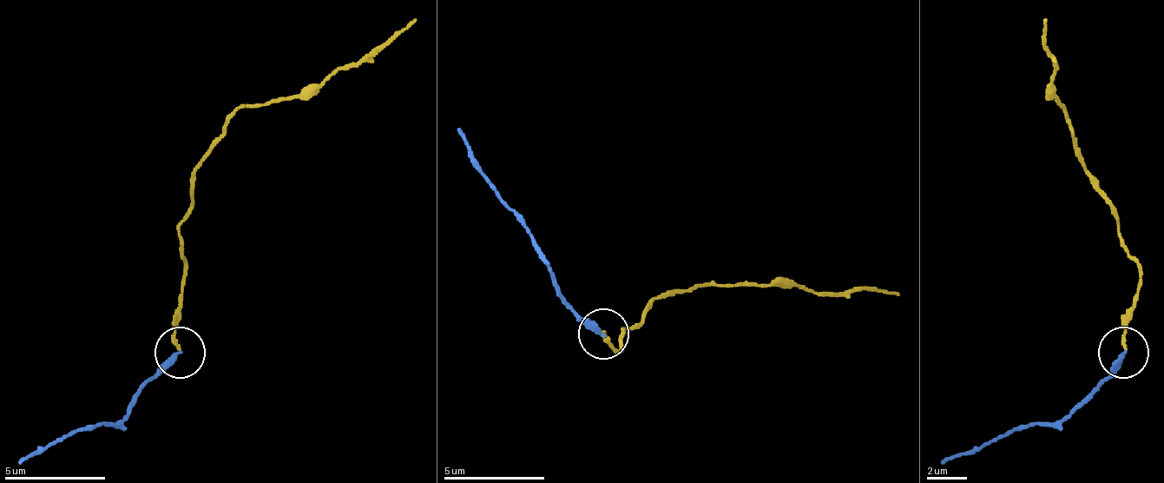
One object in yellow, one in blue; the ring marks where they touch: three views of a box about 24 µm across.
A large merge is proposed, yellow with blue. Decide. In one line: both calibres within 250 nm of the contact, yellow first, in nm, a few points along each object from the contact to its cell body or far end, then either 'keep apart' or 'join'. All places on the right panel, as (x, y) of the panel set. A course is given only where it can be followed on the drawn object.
calibres 140 and 280 nm; course yellow (1127, 351), (1122, 315), (1141, 265), (1116, 229), (1066, 109), (1054, 93), (1048, 17); course blue (1121, 351), (1060, 422), (1028, 422), (980, 452), (943, 462); keep apart

